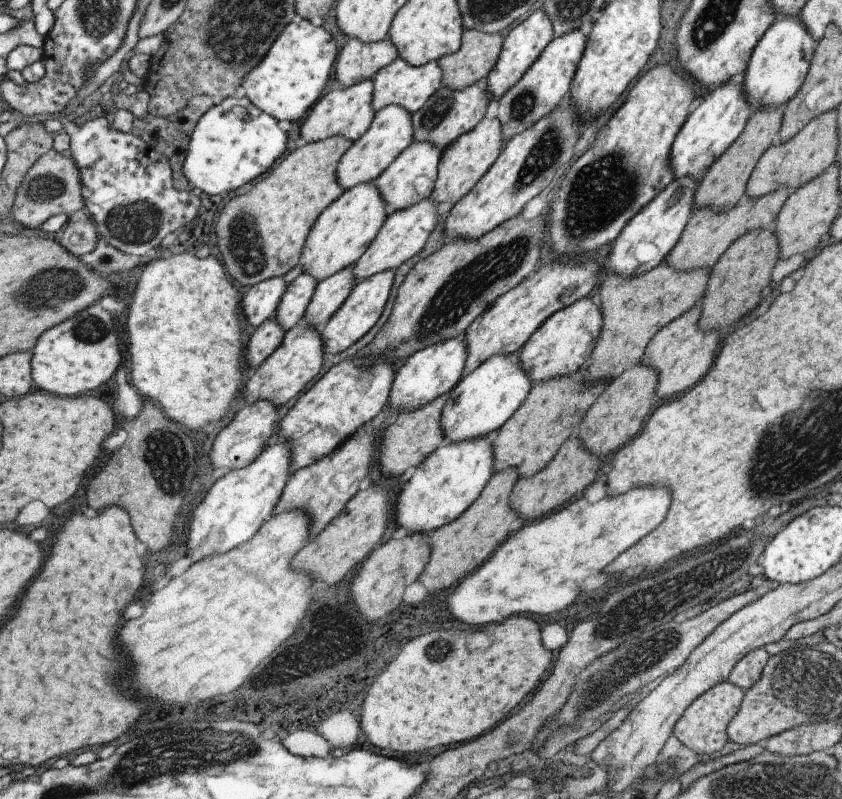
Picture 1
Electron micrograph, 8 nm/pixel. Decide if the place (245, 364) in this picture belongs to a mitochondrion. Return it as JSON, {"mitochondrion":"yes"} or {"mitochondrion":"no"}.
{"mitochondrion":"no"}

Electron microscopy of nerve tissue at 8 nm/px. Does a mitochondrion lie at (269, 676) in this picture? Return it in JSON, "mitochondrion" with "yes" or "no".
{"mitochondrion":"no"}

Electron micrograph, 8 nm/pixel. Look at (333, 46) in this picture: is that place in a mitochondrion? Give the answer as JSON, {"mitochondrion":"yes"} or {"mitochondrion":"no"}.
{"mitochondrion":"no"}

